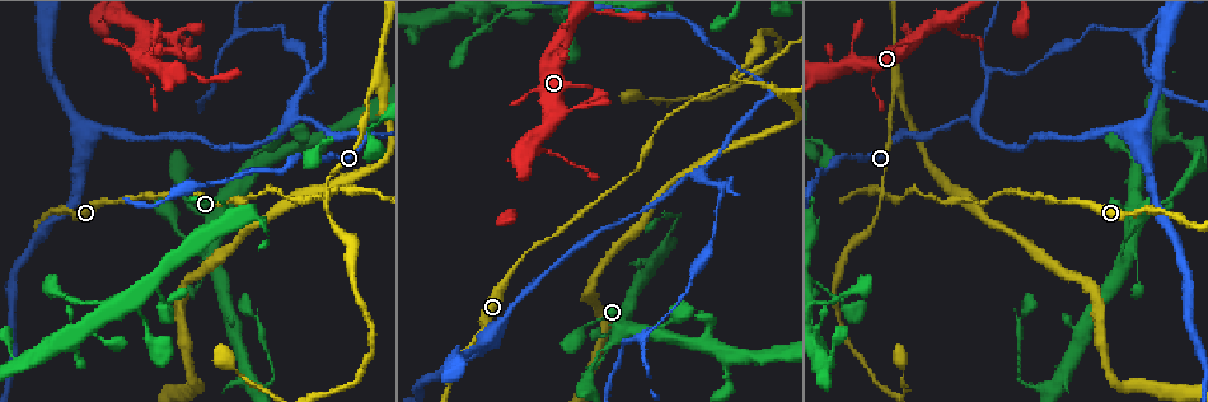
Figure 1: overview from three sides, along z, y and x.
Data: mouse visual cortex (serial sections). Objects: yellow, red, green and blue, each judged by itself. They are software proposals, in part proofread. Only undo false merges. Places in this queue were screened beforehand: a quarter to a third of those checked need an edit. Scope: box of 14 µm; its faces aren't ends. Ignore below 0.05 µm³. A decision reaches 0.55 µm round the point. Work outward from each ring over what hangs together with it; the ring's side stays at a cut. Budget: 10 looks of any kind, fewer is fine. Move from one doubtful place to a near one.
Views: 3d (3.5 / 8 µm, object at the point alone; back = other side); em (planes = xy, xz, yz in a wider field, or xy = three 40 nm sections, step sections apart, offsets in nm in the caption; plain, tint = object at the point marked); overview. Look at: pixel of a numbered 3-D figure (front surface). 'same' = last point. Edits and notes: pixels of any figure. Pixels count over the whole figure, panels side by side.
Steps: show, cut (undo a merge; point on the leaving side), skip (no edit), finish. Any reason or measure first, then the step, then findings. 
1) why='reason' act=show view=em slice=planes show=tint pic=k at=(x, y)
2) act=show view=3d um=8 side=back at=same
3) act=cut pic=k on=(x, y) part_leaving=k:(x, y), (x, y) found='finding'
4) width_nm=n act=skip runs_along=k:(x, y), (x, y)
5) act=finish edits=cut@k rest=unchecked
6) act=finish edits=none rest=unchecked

why='thin neck' act=show view=3d um=3.5 side=back pic=1 at=(582, 104)

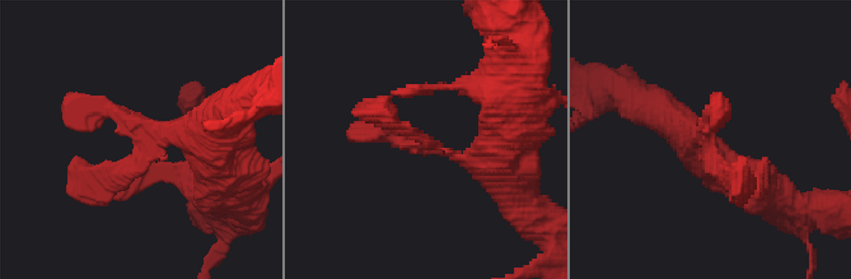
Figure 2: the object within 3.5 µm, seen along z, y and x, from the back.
act=show view=em slice=xy step=2 show=tint pic=2 at=(424, 140)

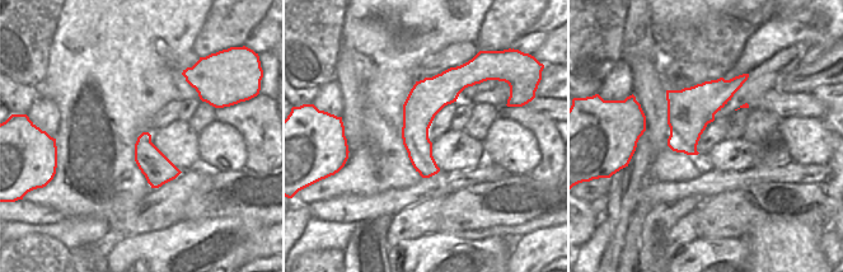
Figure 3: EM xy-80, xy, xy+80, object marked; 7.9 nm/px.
act=skip found='one cell here'

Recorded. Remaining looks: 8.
why='sudden change in width' act=show view=3d um=3.5 pic=1 at=(537, 144)

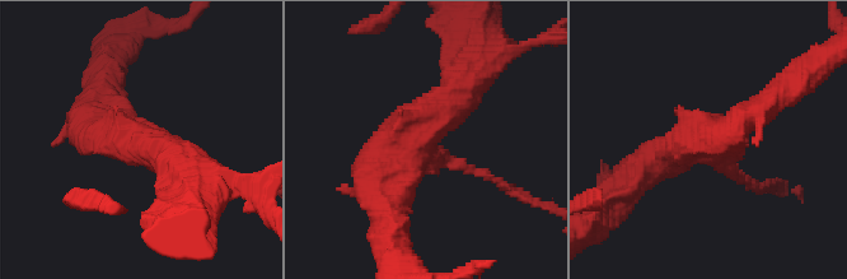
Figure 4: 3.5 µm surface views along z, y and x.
why='now the EM' act=show view=em slice=planes show=tint pic=4 at=(140, 145)

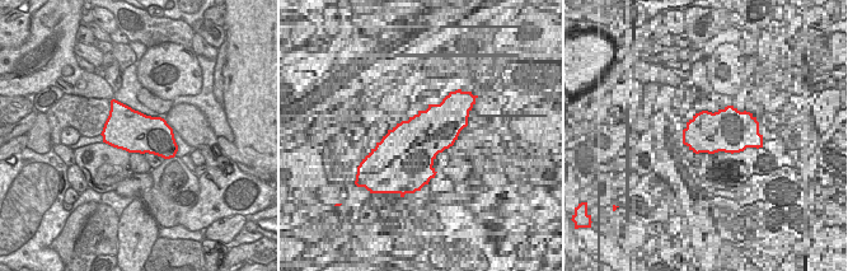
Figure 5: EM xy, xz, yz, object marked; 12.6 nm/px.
act=skip found='continuous, no second cell'

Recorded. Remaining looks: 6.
why='sharp bend' act=show view=3d um=8 pic=1 at=(162, 67)

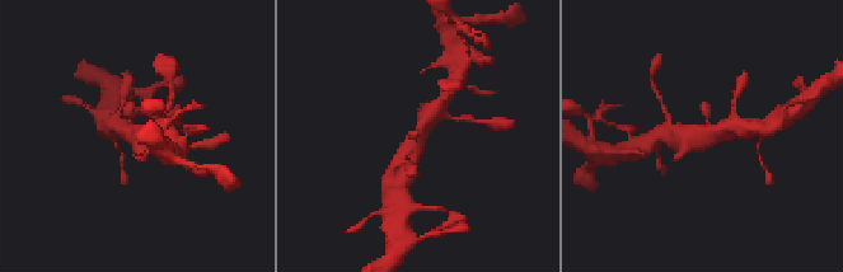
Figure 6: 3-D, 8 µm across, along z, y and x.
why='closer look' act=show view=3d um=3.5 side=back pic=6 at=(130, 126)

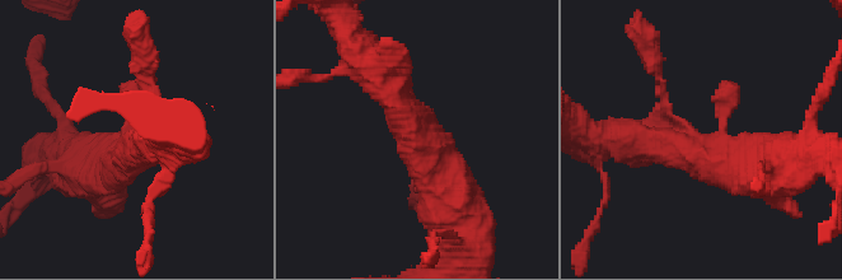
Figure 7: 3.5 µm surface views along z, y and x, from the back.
why='need the tissue' act=show view=em slice=xy step=5 show=tint pic=7 at=(415, 115)

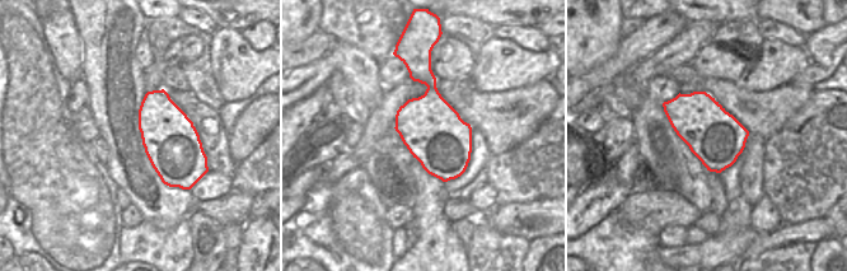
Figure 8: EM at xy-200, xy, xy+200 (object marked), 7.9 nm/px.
width_nm=480 act=skip runs_along=7:(663, 145), (719, 160), (738, 87) found='continuous, no second cell'

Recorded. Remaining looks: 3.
why='branch point' act=show view=3d um=8 pic=1 at=(295, 119)

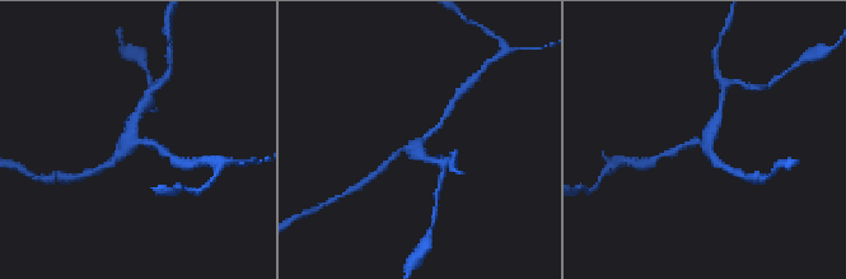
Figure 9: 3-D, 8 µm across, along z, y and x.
why='need the tissue' act=show view=em slice=xy step=5 show=tint pic=9 at=(704, 143)

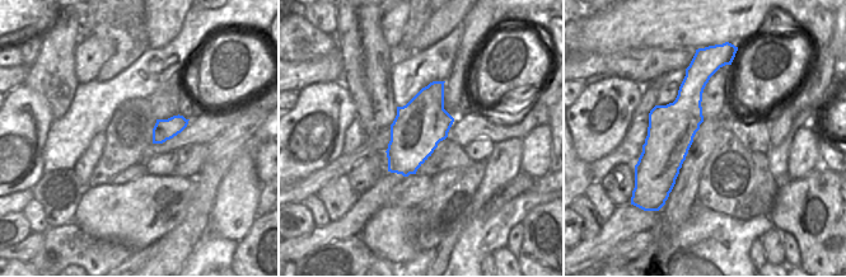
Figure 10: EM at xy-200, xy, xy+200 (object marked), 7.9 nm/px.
arms=3 arm_widths_nm=200,200,200 act=skip runs_along=9:(442, 121), (434, 131), (391, 159) found='one cell here'

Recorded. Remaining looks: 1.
act=finish edits=none rest=unchecked

